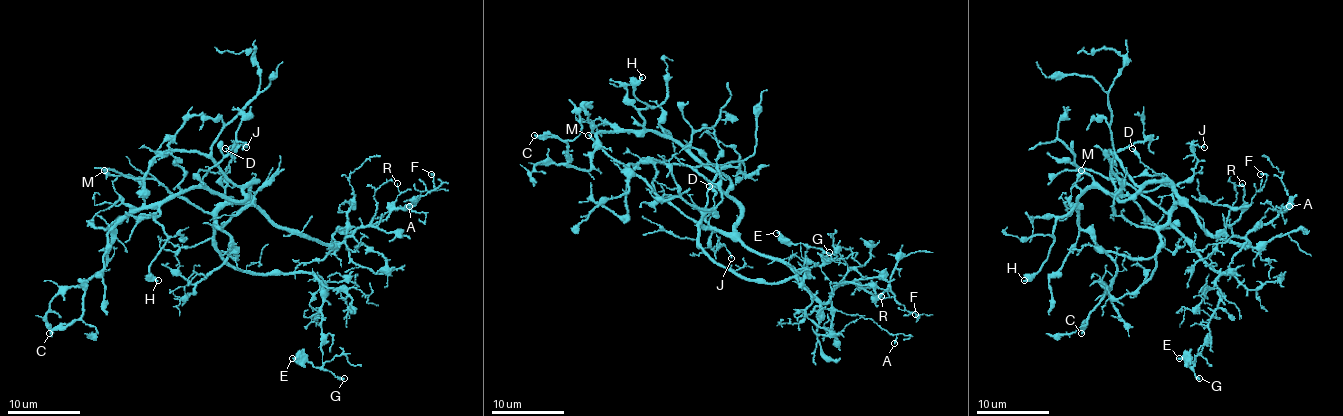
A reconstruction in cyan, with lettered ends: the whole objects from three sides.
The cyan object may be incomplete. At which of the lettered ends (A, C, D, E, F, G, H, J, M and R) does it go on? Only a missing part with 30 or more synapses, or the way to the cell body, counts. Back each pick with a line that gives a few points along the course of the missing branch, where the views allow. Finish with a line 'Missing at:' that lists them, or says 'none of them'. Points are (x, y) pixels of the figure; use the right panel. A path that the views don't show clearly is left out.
M: course (1081, 170), (1051, 177), (1047, 174), (1047, 154), (1051, 152)
Missing at: M

